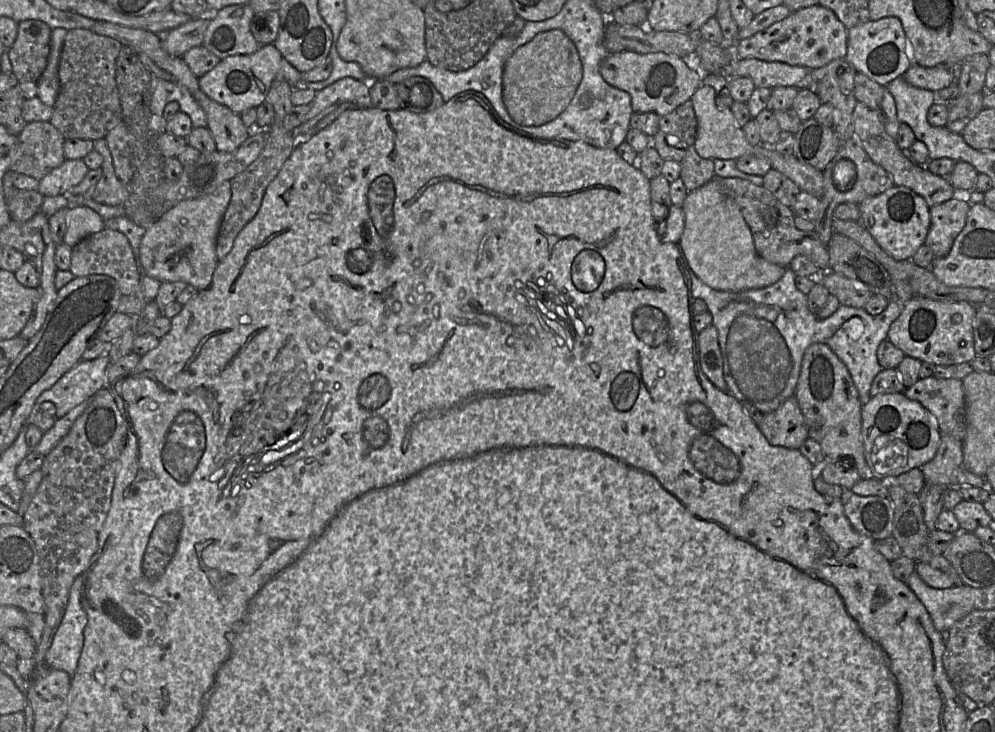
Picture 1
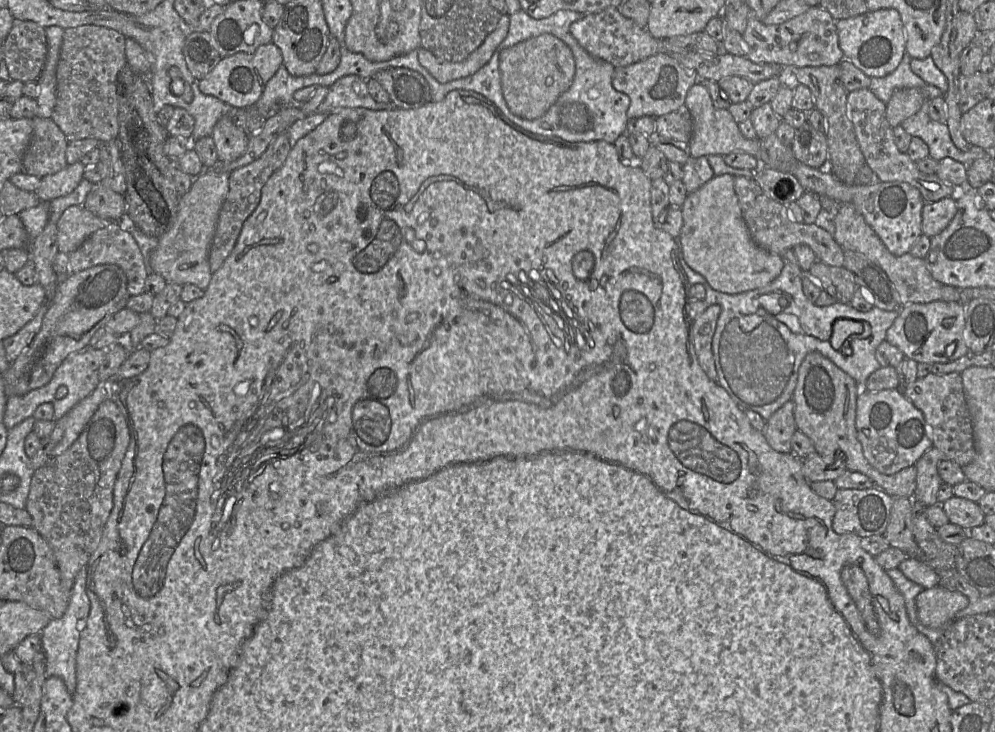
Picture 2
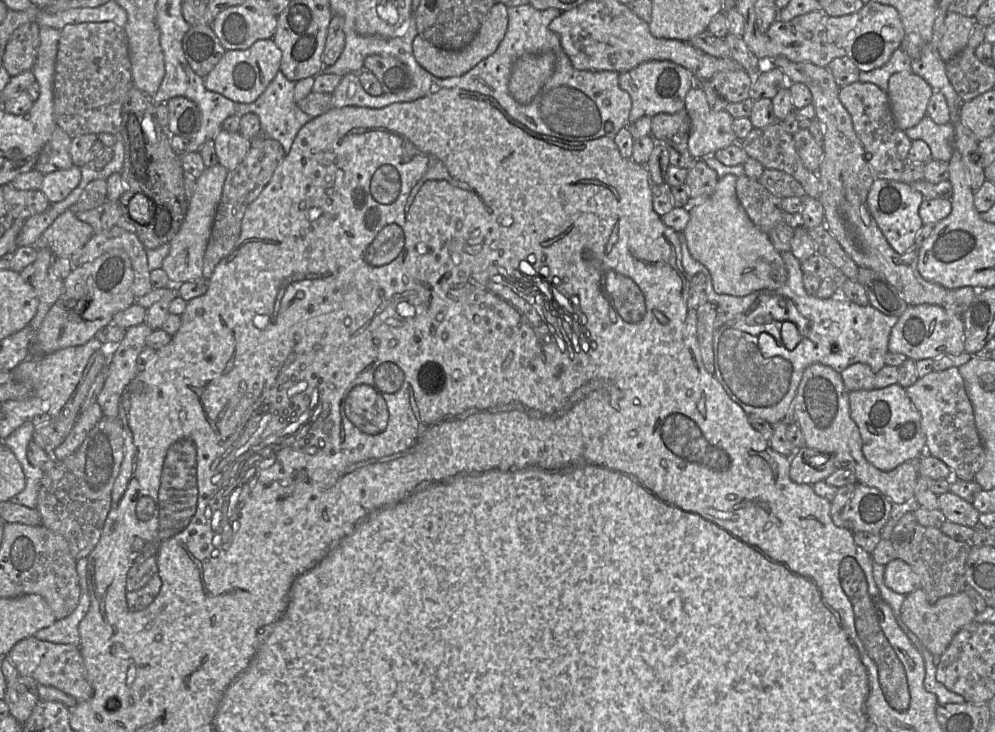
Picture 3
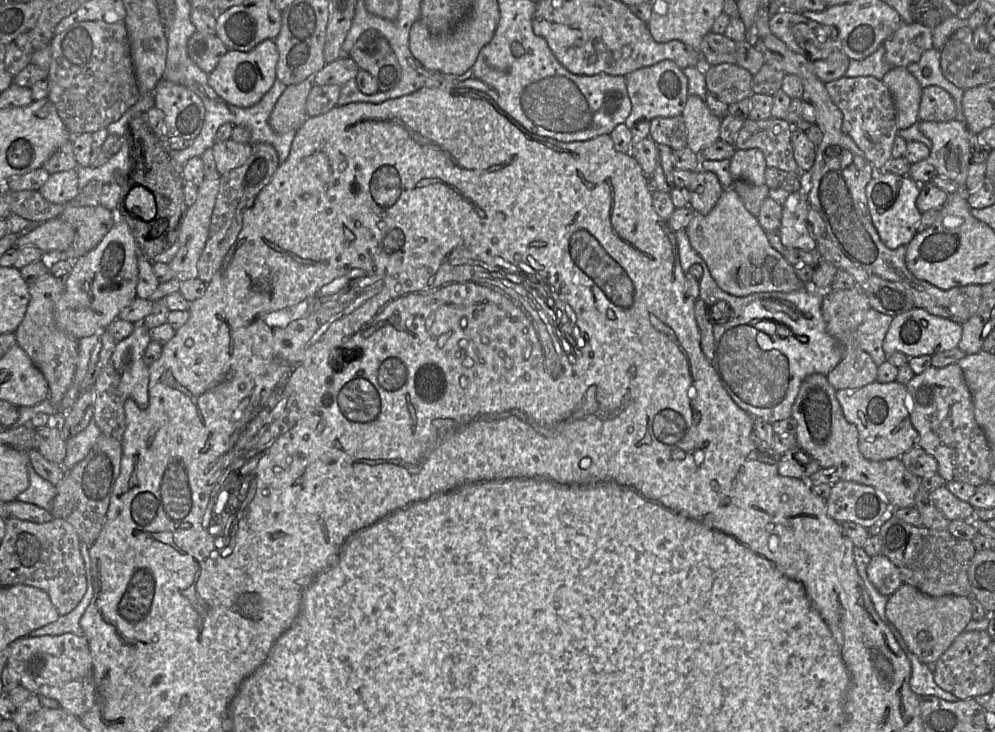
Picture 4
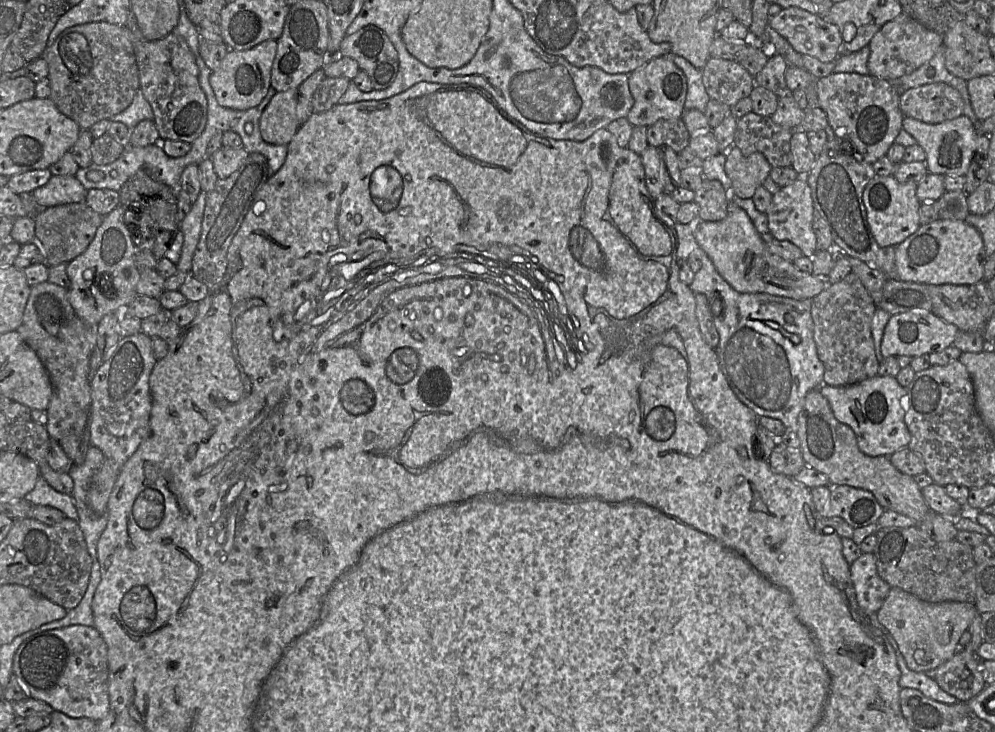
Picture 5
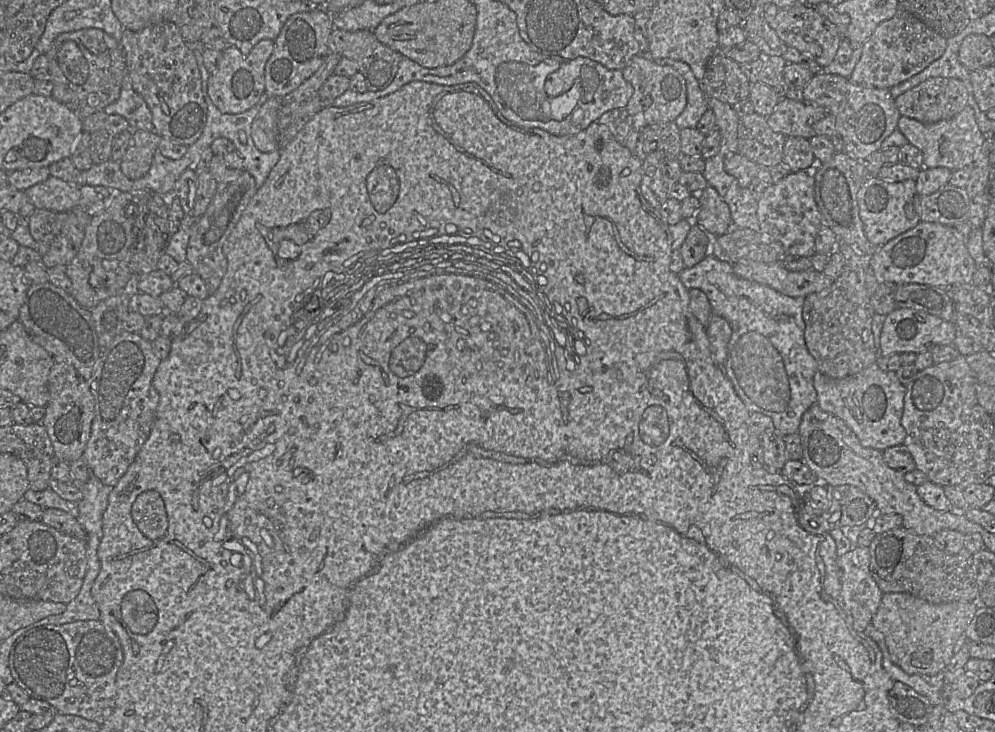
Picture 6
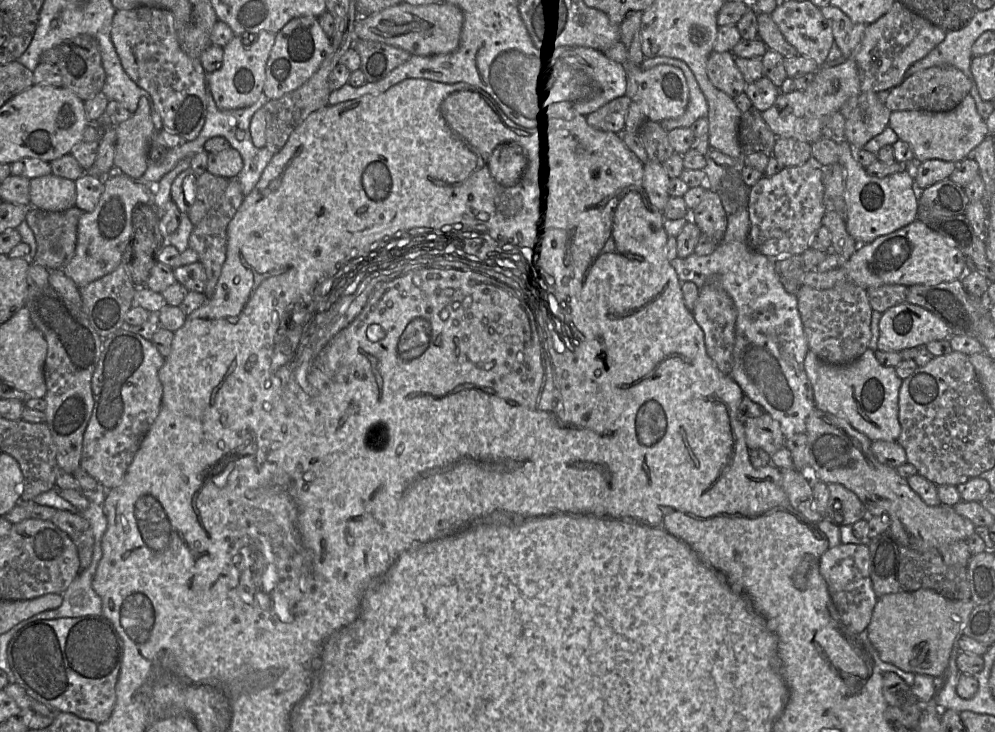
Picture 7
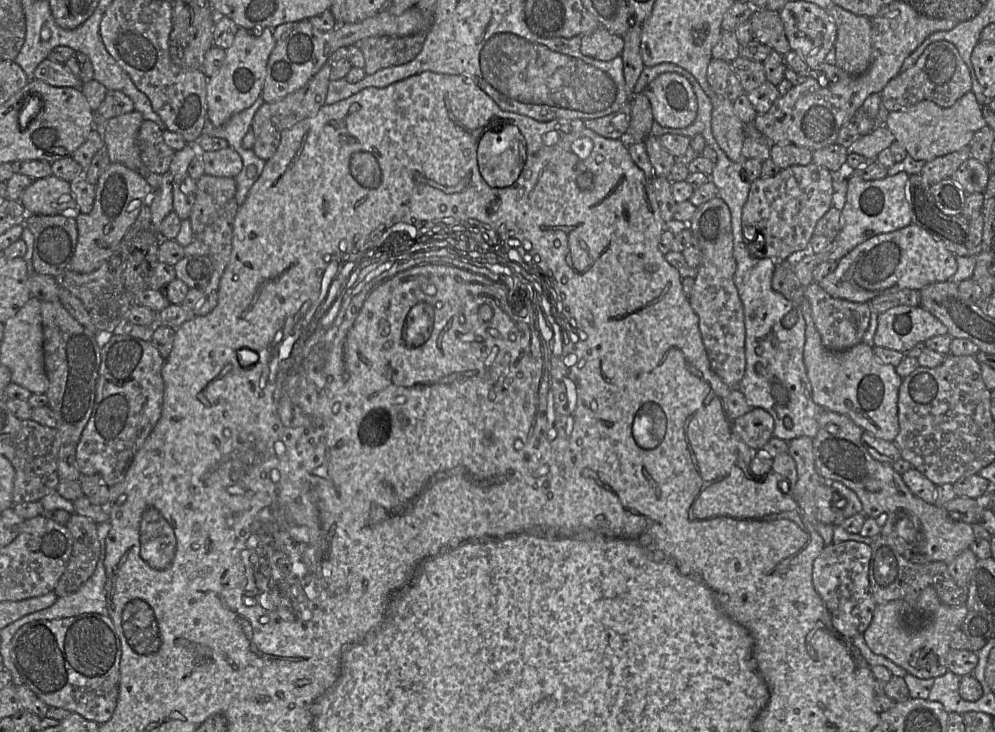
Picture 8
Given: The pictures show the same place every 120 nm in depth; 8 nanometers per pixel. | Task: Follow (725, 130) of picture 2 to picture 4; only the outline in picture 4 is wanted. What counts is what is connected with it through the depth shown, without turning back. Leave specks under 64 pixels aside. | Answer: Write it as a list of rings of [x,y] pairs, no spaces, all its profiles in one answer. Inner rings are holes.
[[[689,95],[681,113],[687,133],[687,147],[694,153],[714,144],[720,138],[721,119],[713,115],[698,96]]]

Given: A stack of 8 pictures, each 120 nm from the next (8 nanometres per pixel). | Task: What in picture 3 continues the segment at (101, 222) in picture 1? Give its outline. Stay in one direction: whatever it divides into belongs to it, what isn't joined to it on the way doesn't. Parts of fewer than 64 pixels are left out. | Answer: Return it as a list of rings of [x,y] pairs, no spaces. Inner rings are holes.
[[[71,210],[60,214],[41,234],[36,242],[39,247],[48,248],[55,257],[69,257],[83,247],[94,235],[93,228],[80,221]]]

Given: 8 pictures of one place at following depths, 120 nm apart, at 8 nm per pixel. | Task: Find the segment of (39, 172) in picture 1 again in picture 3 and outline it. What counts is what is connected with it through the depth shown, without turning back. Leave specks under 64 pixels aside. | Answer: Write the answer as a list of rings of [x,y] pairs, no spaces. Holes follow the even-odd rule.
[[[56,125],[51,138],[40,151],[34,169],[46,175],[71,168],[73,166],[70,156],[71,140],[61,127]]]

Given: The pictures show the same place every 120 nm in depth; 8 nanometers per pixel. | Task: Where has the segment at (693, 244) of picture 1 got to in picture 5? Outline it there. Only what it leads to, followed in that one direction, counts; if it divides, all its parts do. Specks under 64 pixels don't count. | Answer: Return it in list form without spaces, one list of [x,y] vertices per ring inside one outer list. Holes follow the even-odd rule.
[[[730,204],[727,216],[715,222],[699,221],[693,224],[698,246],[712,261],[717,272],[729,285],[741,293],[768,293],[796,300],[812,299],[823,291],[825,277],[798,270],[793,262],[771,254],[747,213]]]

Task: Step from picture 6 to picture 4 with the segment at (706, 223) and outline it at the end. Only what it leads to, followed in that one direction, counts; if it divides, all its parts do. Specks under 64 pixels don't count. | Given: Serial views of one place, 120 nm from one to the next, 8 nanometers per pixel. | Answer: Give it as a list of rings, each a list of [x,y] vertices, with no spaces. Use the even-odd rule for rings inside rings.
[[[698,169],[692,172],[692,182],[687,189],[689,206],[695,213],[706,215],[716,205],[725,188],[714,173]]]

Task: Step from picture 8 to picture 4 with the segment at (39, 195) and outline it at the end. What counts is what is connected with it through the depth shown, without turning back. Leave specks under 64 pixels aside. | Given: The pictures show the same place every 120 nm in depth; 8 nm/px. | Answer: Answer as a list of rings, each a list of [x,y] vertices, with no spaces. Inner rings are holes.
[[[76,169],[50,174],[38,191],[51,203],[69,203],[79,193]]]

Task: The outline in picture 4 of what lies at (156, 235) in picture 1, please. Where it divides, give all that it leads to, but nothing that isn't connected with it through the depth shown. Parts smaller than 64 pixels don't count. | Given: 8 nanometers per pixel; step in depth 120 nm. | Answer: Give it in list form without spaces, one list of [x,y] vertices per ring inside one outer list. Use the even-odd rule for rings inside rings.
[[[206,179],[198,186],[197,197],[184,216],[178,237],[179,249],[168,263],[180,282],[197,278],[197,262],[205,247],[211,215],[219,190],[219,179]]]

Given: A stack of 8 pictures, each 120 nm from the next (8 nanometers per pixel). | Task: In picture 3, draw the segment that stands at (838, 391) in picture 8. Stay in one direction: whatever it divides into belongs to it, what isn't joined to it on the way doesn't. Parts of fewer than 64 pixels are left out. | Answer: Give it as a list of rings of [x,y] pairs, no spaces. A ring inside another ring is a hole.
[[[898,383],[882,389],[856,390],[848,394],[850,416],[862,439],[866,460],[882,471],[890,471],[907,461],[916,461],[926,453],[926,436],[921,427],[921,415]]]

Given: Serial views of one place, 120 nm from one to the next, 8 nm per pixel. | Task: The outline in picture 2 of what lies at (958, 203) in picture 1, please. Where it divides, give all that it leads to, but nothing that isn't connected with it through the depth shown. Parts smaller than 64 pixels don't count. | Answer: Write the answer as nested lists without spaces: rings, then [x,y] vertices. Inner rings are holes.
[[[952,198],[925,203],[922,209],[922,234],[932,238],[945,230],[957,212],[957,204]]]

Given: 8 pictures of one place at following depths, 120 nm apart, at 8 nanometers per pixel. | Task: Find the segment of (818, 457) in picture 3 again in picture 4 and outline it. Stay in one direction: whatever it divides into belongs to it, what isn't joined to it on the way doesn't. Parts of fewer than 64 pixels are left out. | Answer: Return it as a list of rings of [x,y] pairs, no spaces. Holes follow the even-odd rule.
[[[798,445],[778,457],[781,476],[808,481],[820,469],[819,463]]]

